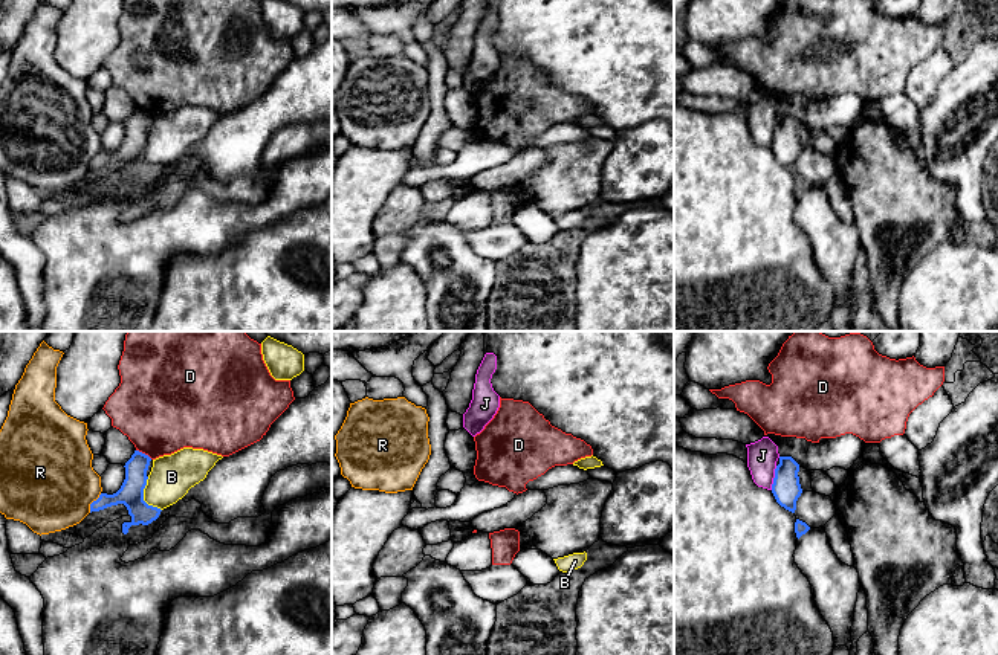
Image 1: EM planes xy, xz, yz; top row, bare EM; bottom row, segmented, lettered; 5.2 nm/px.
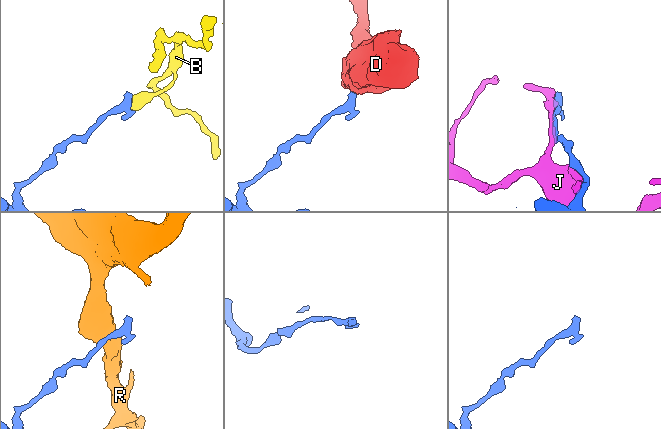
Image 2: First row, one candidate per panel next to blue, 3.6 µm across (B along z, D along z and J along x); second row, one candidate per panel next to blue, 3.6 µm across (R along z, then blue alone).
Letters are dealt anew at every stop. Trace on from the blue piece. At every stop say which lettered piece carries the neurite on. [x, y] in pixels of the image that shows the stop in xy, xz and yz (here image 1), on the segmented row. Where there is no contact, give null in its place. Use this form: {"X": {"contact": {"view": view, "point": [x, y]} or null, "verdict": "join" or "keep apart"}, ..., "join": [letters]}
{"B": {"contact": {"view": "xy", "point": [142, 496]}, "verdict": "keep apart"}, "D": {"contact": {"view": "xy", "point": [144, 454]}, "verdict": "keep apart"}, "J": {"contact": {"view": "yz", "point": [774, 478]}, "verdict": "keep apart"}, "R": {"contact": {"view": "xy", "point": [92, 503]}, "verdict": "keep apart"}, "join": []}

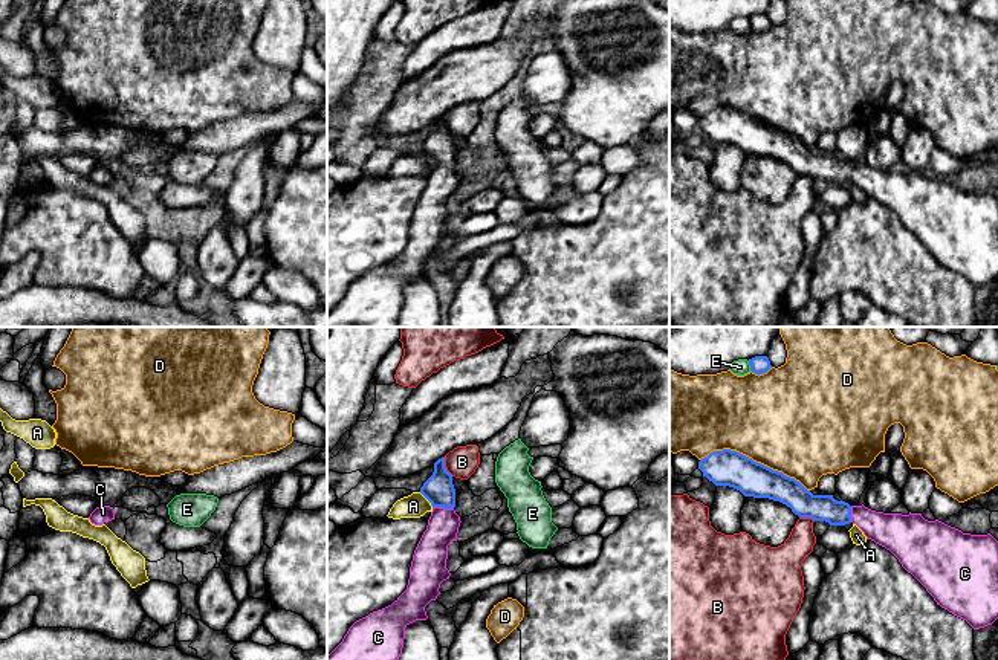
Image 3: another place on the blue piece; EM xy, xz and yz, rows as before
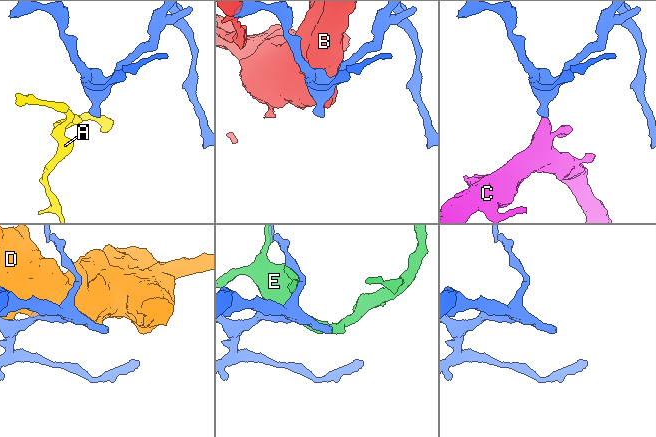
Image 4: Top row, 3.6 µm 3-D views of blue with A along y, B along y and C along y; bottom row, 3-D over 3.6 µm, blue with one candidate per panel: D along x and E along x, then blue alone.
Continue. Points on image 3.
{"A": {"contact": {"view": "xz", "point": [427, 498]}, "verdict": "keep apart"}, "B": {"contact": {"view": "xz", "point": [443, 466]}, "verdict": "keep apart"}, "C": {"contact": {"view": "xz", "point": [443, 507]}, "verdict": "join"}, "D": {"contact": {"view": "yz", "point": [755, 462]}, "verdict": "keep apart"}, "E": {"contact": {"view": "yz", "point": [749, 364]}, "verdict": "keep apart"}, "join": ["C"]}

